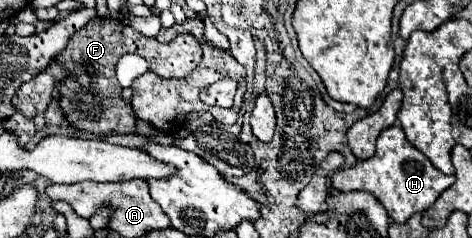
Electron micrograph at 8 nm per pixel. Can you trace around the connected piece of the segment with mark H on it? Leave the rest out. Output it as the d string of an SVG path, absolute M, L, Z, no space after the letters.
M391 126L383 130L377 138L377 152L369 160L361 160L347 170L339 170L333 174L331 184L337 190L365 190L371 192L387 210L393 222L405 222L411 214L427 210L439 194L455 182L455 176L447 176L439 172L427 156L423 156L407 138L401 126Z

